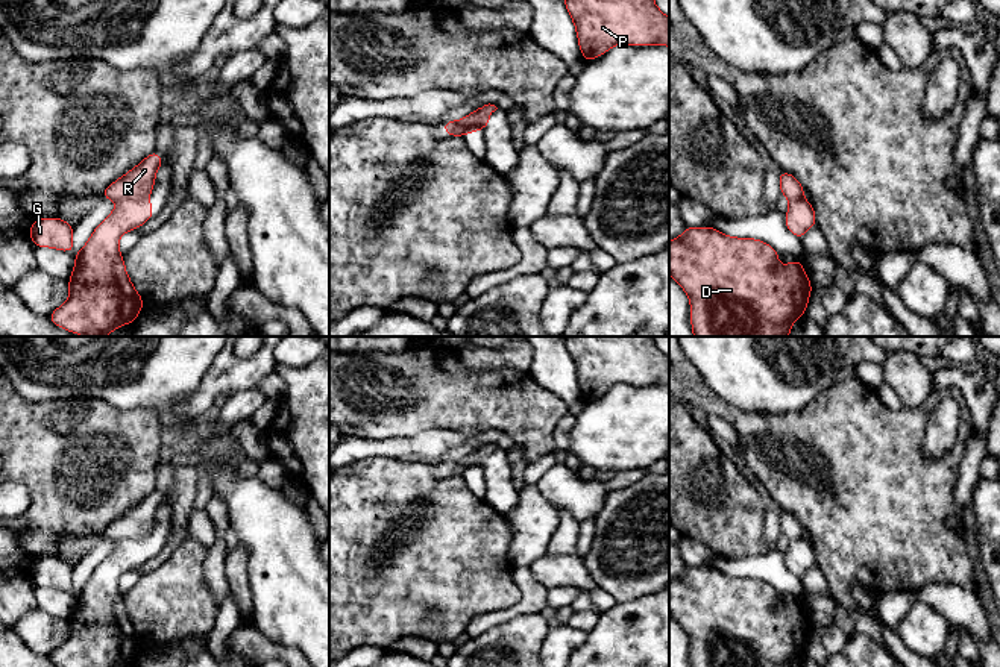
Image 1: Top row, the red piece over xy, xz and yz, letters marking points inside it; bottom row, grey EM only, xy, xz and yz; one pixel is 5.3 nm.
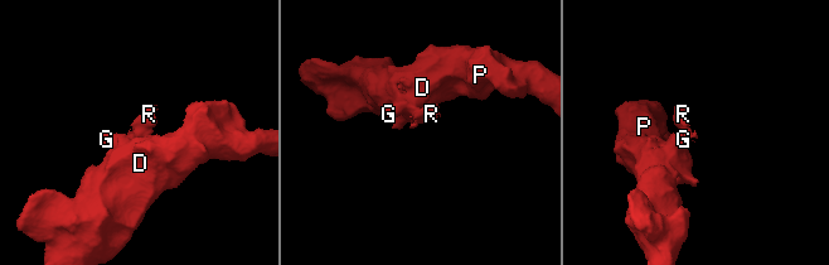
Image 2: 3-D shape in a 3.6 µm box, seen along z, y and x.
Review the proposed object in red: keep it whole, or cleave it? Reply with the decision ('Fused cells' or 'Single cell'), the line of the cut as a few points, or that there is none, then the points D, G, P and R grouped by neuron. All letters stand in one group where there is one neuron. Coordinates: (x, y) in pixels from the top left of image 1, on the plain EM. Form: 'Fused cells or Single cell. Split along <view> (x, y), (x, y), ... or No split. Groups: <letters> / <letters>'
Fused cells. Split along xy (146, 538), (119, 541). Groups: D G P / R

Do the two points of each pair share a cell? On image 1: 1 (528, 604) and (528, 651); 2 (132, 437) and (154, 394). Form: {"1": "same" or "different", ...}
{"1": "different", "2": "different"}

